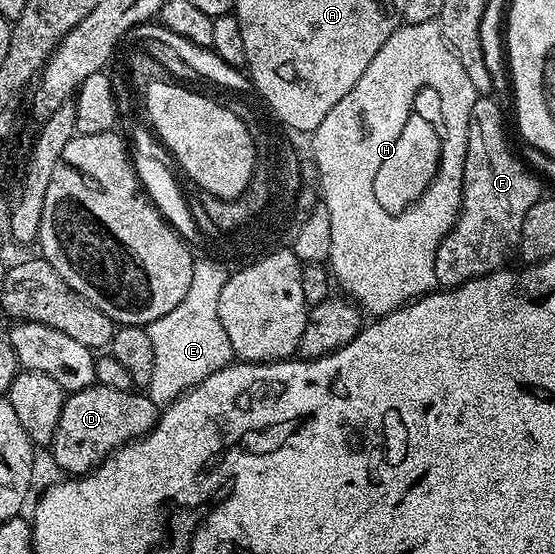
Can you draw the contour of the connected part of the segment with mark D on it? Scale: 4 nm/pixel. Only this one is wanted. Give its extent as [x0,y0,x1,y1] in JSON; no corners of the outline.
[52,382,159,477]

